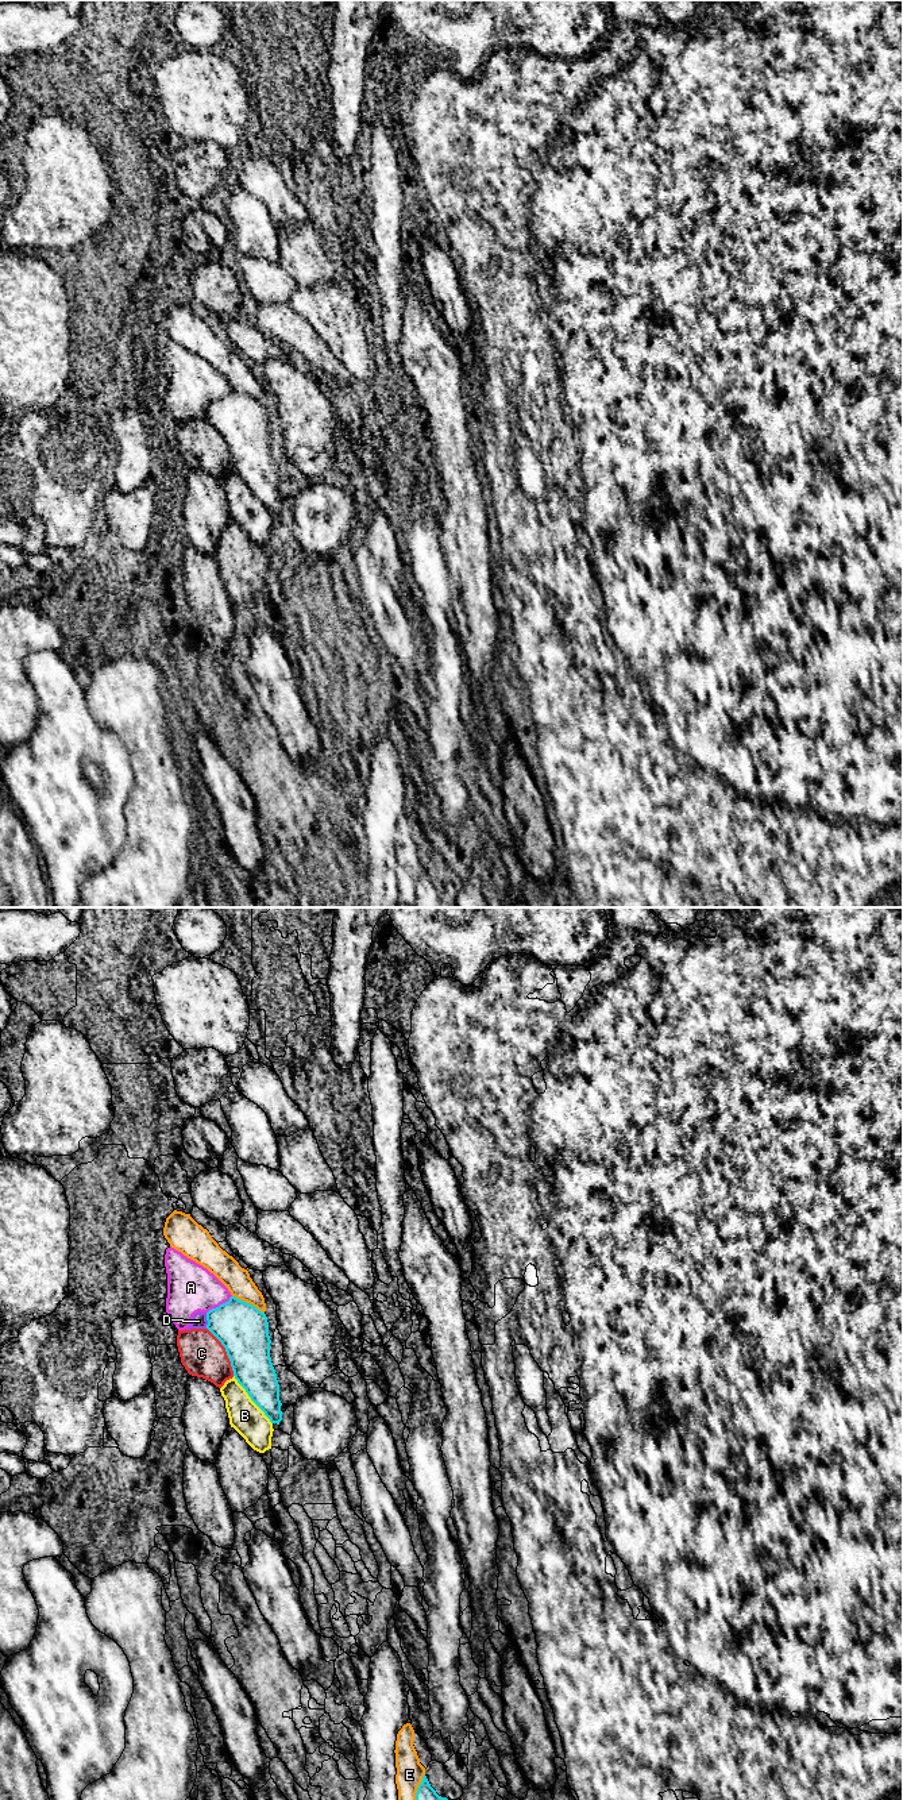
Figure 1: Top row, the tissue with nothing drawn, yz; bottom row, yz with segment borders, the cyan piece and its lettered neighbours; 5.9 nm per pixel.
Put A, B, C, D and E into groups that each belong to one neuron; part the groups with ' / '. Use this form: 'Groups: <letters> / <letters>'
Groups: A D / B / C / E

